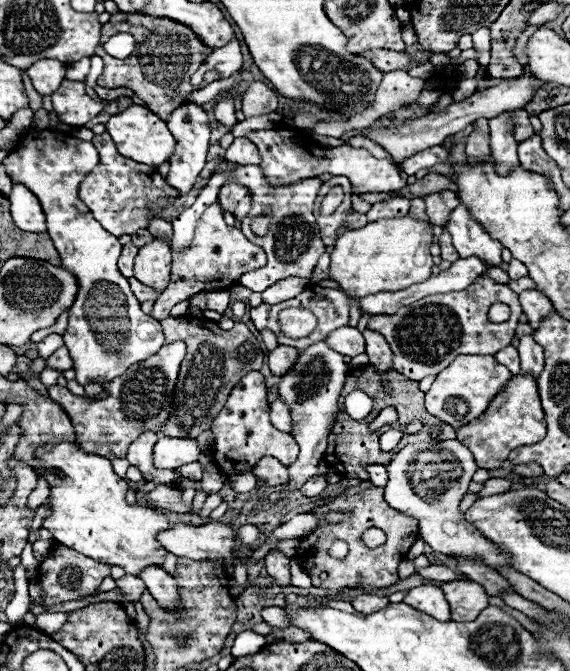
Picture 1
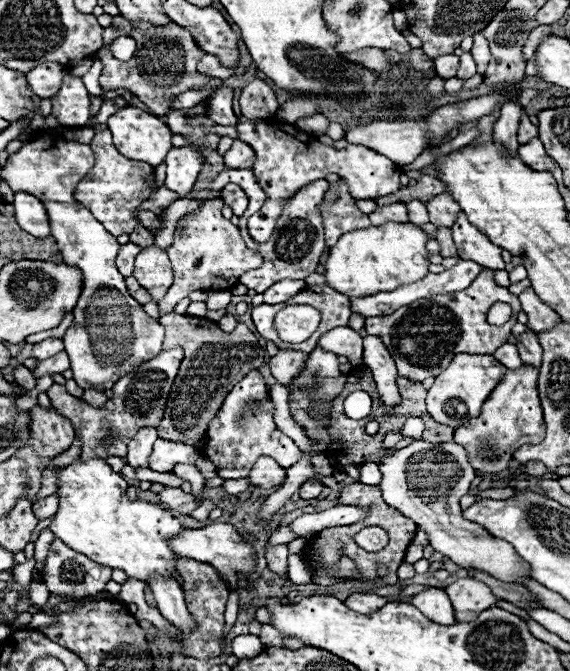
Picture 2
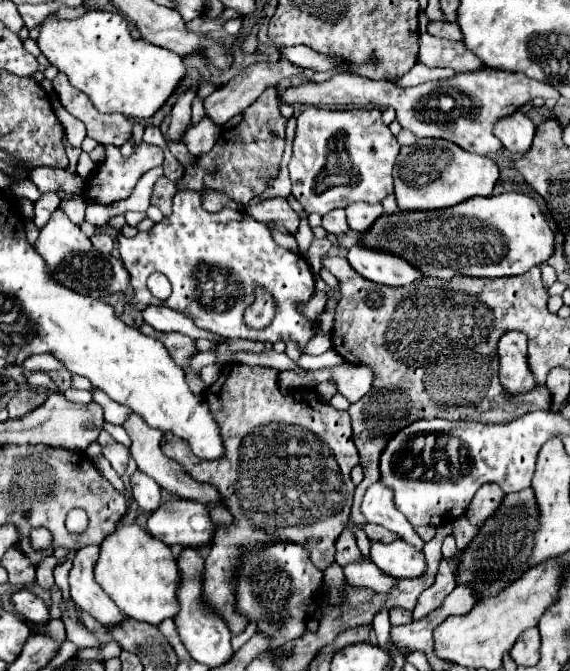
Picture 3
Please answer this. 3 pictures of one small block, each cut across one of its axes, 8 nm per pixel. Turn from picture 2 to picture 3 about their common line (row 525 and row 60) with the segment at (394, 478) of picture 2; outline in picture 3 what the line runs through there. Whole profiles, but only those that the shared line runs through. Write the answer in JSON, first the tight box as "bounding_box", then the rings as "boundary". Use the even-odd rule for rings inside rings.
{"bounding_box":[418,32,480,72],"boundary":[[[426,32],[420,34],[418,62],[428,68],[452,68],[456,72],[480,70],[480,60],[464,48],[464,42],[434,38]]]}

